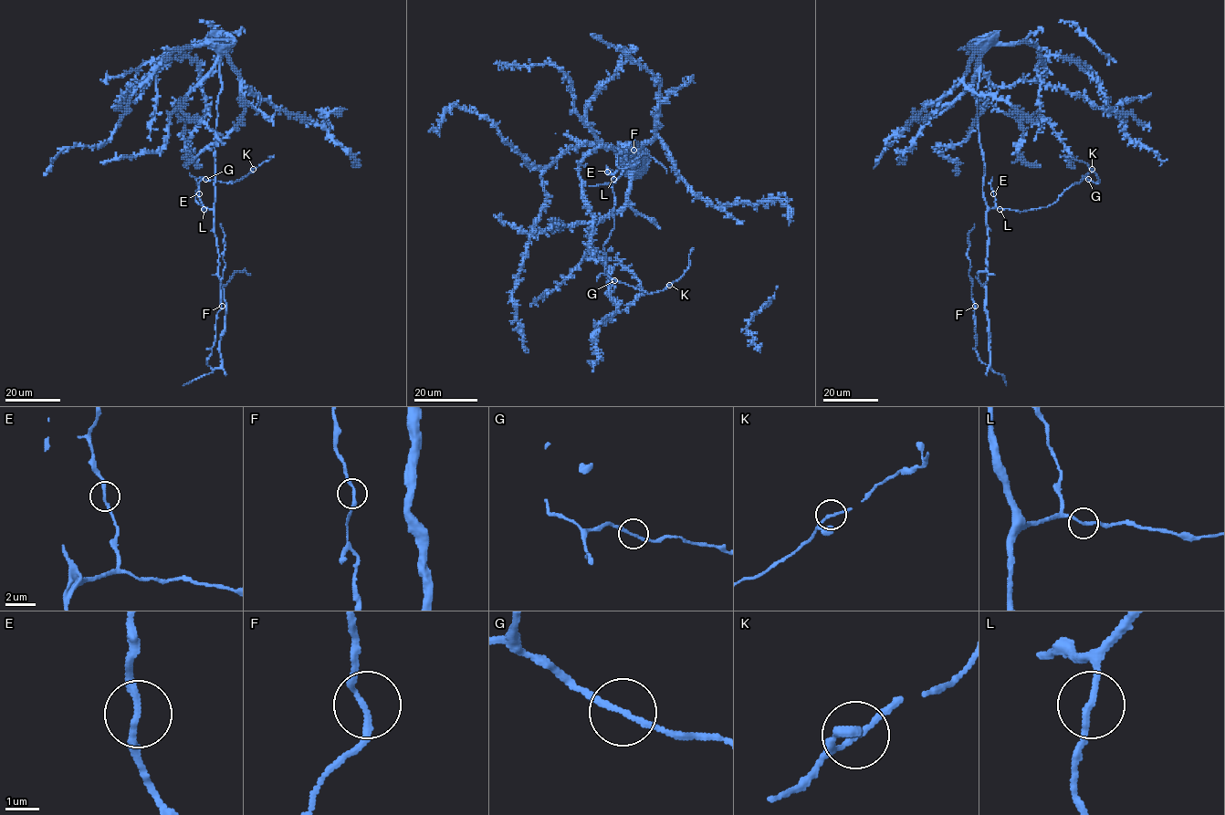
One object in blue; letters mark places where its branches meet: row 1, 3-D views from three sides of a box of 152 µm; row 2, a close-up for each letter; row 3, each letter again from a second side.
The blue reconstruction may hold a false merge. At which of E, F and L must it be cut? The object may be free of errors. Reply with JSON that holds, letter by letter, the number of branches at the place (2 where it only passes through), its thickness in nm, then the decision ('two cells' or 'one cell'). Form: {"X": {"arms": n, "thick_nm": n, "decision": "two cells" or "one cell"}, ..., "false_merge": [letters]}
{"E": {"arms": 2, "thick_nm": 200, "decision": "one cell"}, "F": {"arms": 2, "thick_nm": 200, "decision": "one cell"}, "L": {"arms": 2, "thick_nm": 180, "decision": "one cell"}, "false_merge": []}

